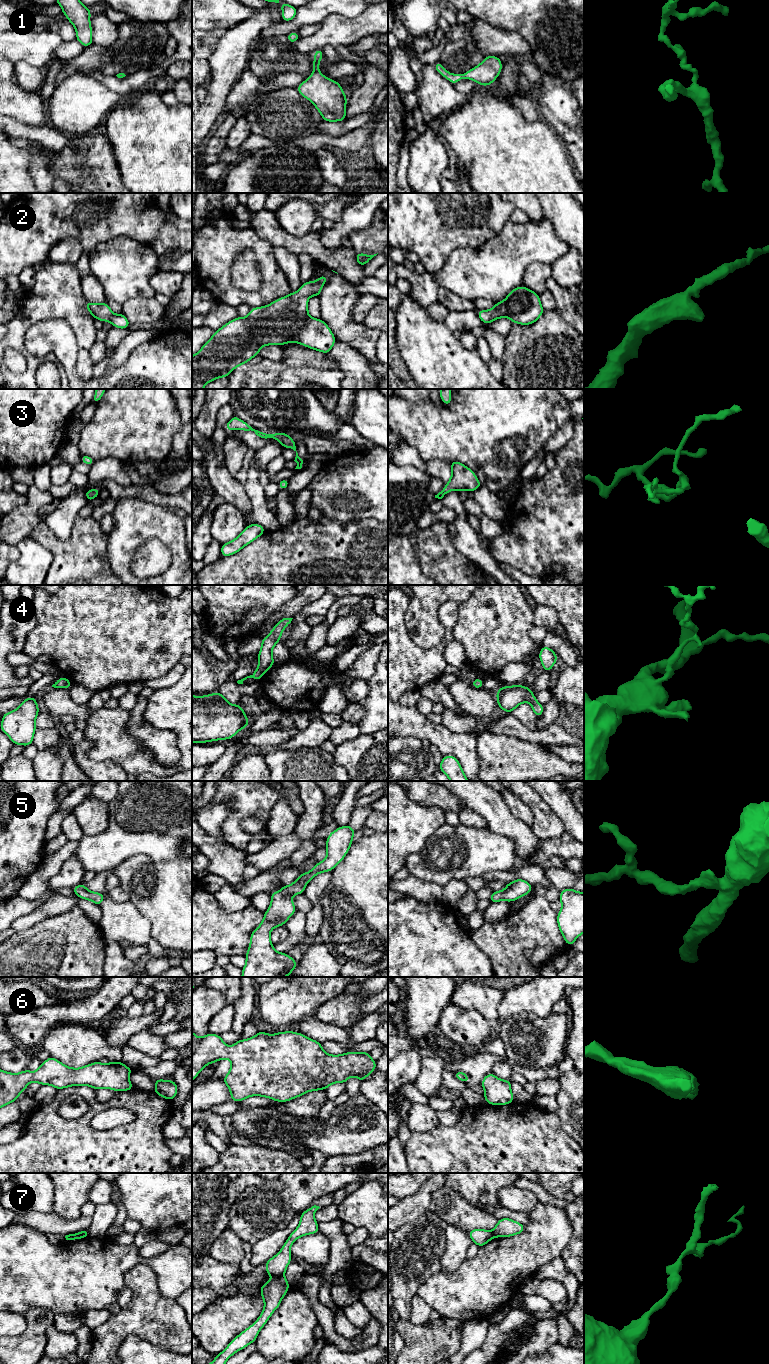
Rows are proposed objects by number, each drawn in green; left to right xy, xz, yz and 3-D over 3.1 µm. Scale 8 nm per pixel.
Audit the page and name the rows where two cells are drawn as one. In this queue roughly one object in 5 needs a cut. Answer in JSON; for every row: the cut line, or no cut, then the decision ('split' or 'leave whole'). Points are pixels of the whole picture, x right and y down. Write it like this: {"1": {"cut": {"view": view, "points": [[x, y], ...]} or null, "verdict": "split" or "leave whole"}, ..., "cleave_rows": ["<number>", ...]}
{"1": {"cut": null, "verdict": "leave whole"}, "2": {"cut": null, "verdict": "leave whole"}, "3": {"cut": null, "verdict": "leave whole"}, "4": {"cut": null, "verdict": "leave whole"}, "5": {"cut": null, "verdict": "leave whole"}, "6": {"cut": null, "verdict": "leave whole"}, "7": {"cut": {"view": "xz", "points": [[283, 1275], [274, 1278]]}, "verdict": "split"}, "cleave_rows": ["7"]}

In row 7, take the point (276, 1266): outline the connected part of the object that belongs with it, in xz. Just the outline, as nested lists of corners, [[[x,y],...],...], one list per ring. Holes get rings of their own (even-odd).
[[[314,1205],[302,1212],[298,1227],[289,1235],[281,1250],[265,1262],[268,1275],[274,1278],[284,1276],[289,1263],[292,1261],[290,1252],[292,1244],[304,1235],[320,1233],[318,1222],[314,1218],[314,1214],[319,1208],[319,1206]]]

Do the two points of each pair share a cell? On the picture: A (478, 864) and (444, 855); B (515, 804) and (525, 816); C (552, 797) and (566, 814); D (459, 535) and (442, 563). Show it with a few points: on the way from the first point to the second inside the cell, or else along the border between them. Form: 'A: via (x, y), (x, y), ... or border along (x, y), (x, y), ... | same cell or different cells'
A: via (470, 856), (452, 855) | same cell
B: via (518, 807), (524, 813) | same cell
C: via (556, 801), (565, 810) | same cell
D: border along (446, 523), (454, 547), (467, 559) | different cells

